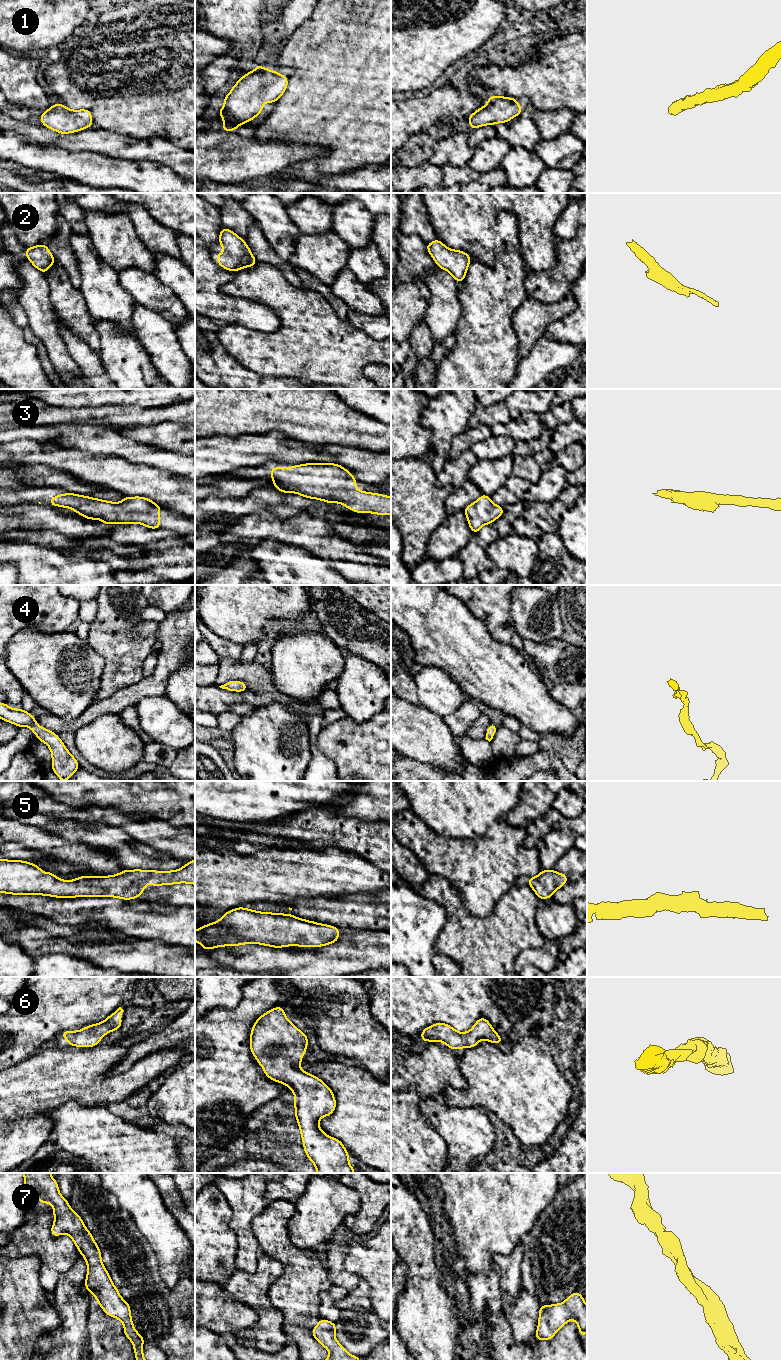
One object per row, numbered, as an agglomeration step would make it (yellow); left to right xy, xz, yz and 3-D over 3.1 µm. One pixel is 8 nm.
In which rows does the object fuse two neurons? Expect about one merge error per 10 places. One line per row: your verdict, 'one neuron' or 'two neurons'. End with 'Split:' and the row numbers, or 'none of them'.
1: one neuron
2: one neuron
3: one neuron
4: one neuron
5: one neuron
6: one neuron
7: one neuron
Split: none of them

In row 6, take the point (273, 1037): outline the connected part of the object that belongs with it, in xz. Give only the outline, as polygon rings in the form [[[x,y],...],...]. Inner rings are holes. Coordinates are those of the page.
[[[278,1006],[258,1017],[250,1034],[250,1048],[253,1056],[264,1069],[265,1075],[278,1083],[286,1084],[296,1095],[295,1118],[299,1124],[303,1147],[317,1173],[355,1173],[349,1164],[349,1154],[343,1143],[327,1136],[319,1127],[321,1117],[331,1115],[336,1108],[332,1090],[319,1078],[300,1069],[301,1057],[306,1054],[309,1038],[287,1018],[283,1007]]]

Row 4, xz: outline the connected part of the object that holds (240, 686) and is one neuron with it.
[[[232,680],[230,682],[227,682],[224,685],[219,686],[222,689],[228,690],[228,691],[238,691],[243,692],[248,690],[247,685],[244,682]]]

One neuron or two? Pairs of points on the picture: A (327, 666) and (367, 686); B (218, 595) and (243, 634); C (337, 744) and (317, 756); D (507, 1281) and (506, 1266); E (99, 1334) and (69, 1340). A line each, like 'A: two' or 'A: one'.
A: two
B: one
C: two
D: one
E: two

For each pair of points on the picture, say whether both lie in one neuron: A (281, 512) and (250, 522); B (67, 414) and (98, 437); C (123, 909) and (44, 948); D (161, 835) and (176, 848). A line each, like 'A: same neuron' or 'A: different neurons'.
A: different neurons
B: different neurons
C: different neurons
D: same neuron

